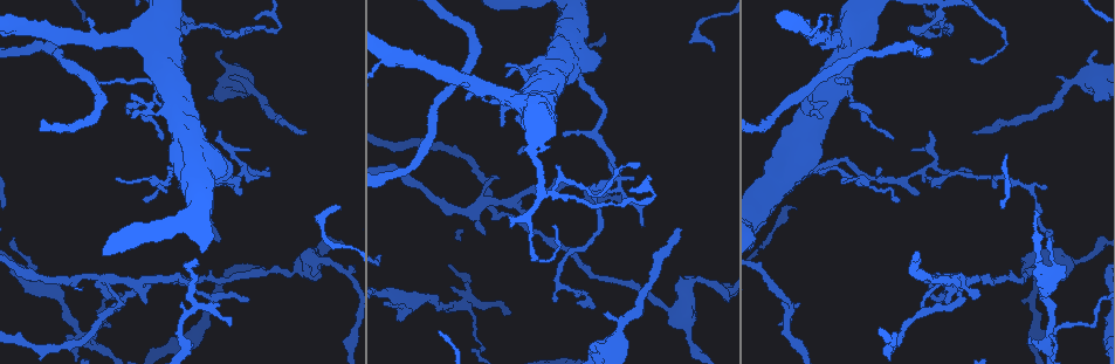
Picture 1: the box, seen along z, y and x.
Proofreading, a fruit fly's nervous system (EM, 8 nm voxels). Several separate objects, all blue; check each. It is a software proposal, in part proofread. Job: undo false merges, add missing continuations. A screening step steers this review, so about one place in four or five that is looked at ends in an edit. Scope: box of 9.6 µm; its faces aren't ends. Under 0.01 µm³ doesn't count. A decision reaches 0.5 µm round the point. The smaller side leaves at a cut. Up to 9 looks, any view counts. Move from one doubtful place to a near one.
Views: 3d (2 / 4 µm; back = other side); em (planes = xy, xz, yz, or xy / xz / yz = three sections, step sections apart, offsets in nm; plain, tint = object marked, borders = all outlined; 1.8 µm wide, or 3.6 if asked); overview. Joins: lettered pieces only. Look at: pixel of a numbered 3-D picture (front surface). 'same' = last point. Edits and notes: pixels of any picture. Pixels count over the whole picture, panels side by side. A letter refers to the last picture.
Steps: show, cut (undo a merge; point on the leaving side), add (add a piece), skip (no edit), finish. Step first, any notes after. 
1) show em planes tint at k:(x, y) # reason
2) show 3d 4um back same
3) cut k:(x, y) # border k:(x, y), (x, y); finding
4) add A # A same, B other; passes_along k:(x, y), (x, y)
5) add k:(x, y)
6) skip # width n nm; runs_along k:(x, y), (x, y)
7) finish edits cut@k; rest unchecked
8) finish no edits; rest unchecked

show 3d 2um back at 1:(249, 299) # long arm stops here

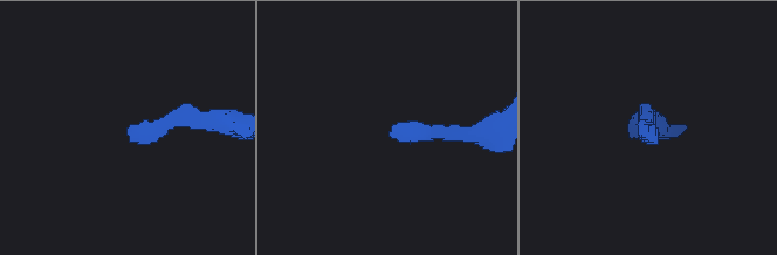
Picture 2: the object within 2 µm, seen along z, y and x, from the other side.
show em xy step 8 borders at 2:(648, 133) # now the EM

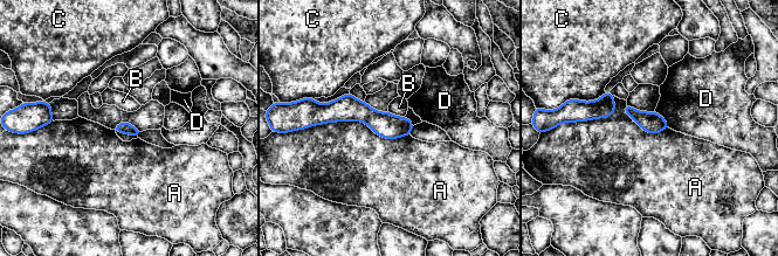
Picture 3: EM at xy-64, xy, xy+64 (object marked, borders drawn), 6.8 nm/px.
skip # A other, B other, C other, D other; border 3:(309, 126), (410, 135); no lettered piece goes on from it

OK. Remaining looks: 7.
show 3d 4um at 1:(789, 311) # branch point

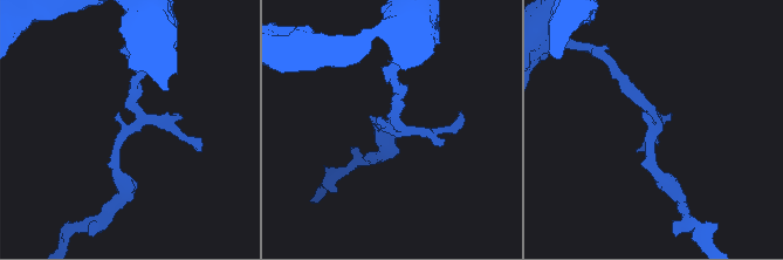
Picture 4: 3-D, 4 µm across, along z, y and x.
show em planes borders at 4:(654, 128) # arms 3

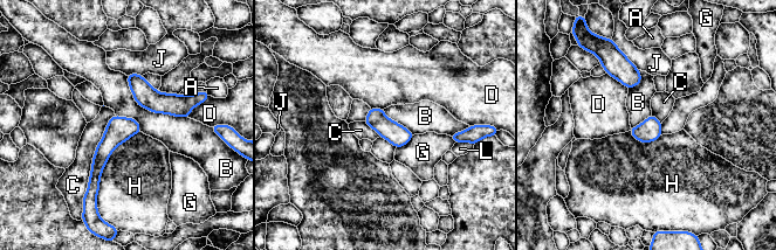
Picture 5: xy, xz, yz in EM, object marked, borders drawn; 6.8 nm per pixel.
skip # A other, B other, C other, D other, G other, H other, J other, L other; runs_along 5:(132, 122), (104, 148), (94, 188); continuous, no second neuron

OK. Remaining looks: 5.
show 3d 2um at 1:(967, 281)

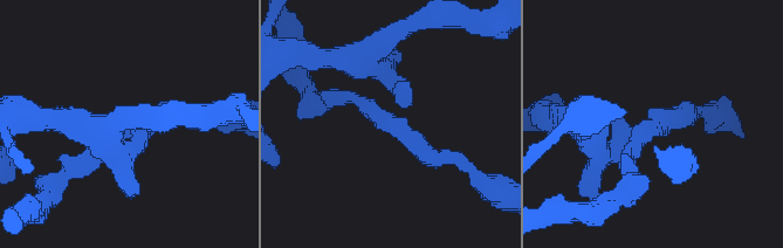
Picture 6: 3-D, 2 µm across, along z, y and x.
show em xy step 8 tint at 6:(381, 118)

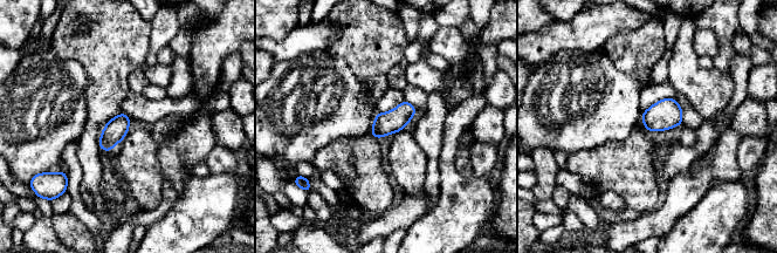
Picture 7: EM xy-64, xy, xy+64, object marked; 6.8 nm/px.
show em planes borders same # another direction

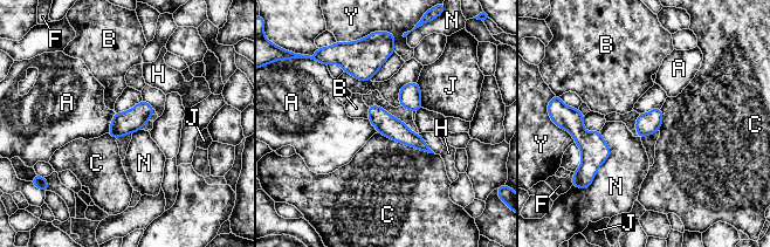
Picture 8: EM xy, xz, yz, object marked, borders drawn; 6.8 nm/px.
skip # A other, B other, C other, F other, H other, J other, N other, Y other; runs_along 8:(371, 109), (387, 125), (424, 148); continuous, no second neuron

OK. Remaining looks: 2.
show em planes borders at 1:(713, 48) # an open end

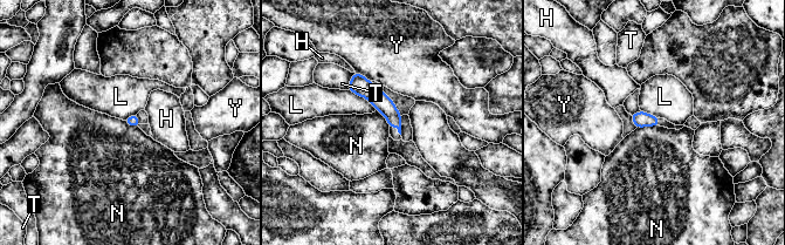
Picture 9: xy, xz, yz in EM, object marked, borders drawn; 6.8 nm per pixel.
skip # H other, L other, N other, T other, Y other; runs_along 9:(356, 76), (392, 114), (398, 124); none of them fits

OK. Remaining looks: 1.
finish no edits; rest unchecked

